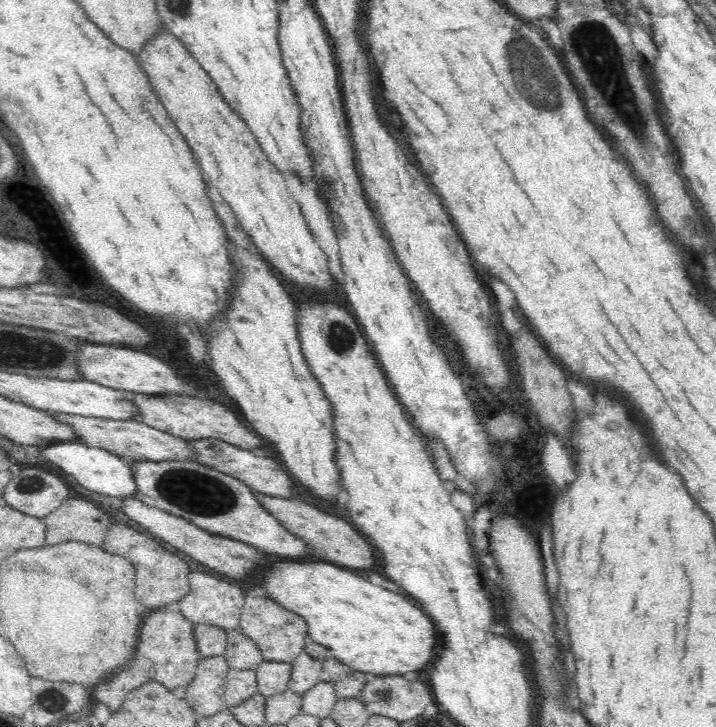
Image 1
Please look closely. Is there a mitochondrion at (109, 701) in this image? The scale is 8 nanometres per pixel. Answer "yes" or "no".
no

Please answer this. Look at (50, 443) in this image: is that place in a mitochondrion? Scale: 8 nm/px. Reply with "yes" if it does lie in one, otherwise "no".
no

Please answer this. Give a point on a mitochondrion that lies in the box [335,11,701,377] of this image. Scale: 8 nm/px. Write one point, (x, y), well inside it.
(598, 52)

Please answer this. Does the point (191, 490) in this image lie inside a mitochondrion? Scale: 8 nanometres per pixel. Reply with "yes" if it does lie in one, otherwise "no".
yes

